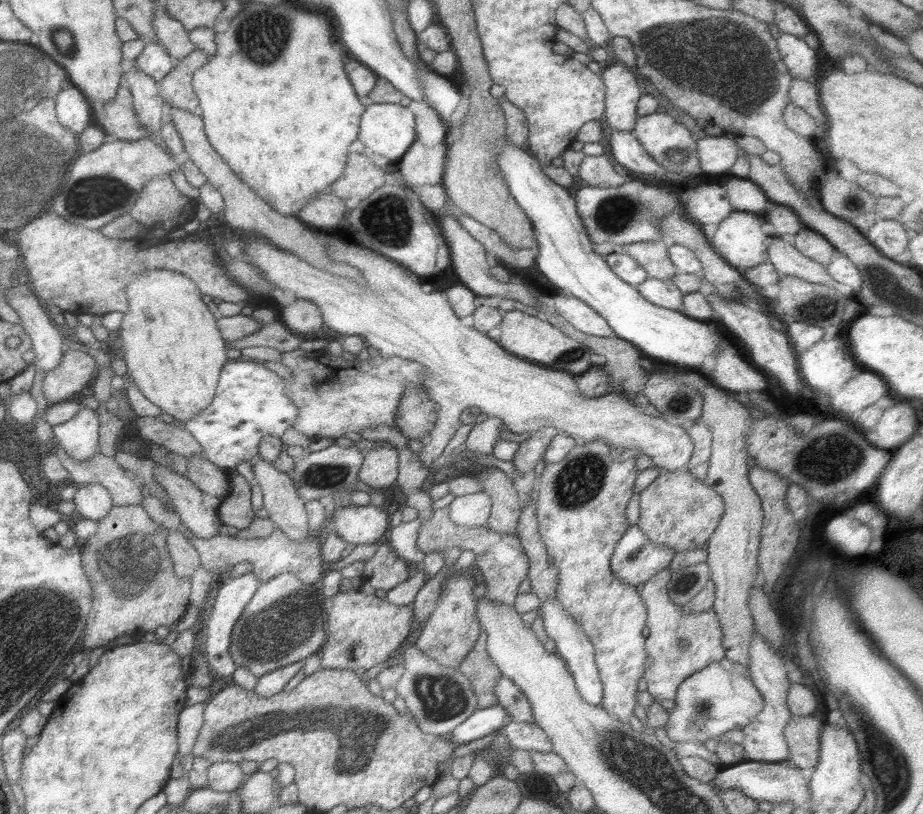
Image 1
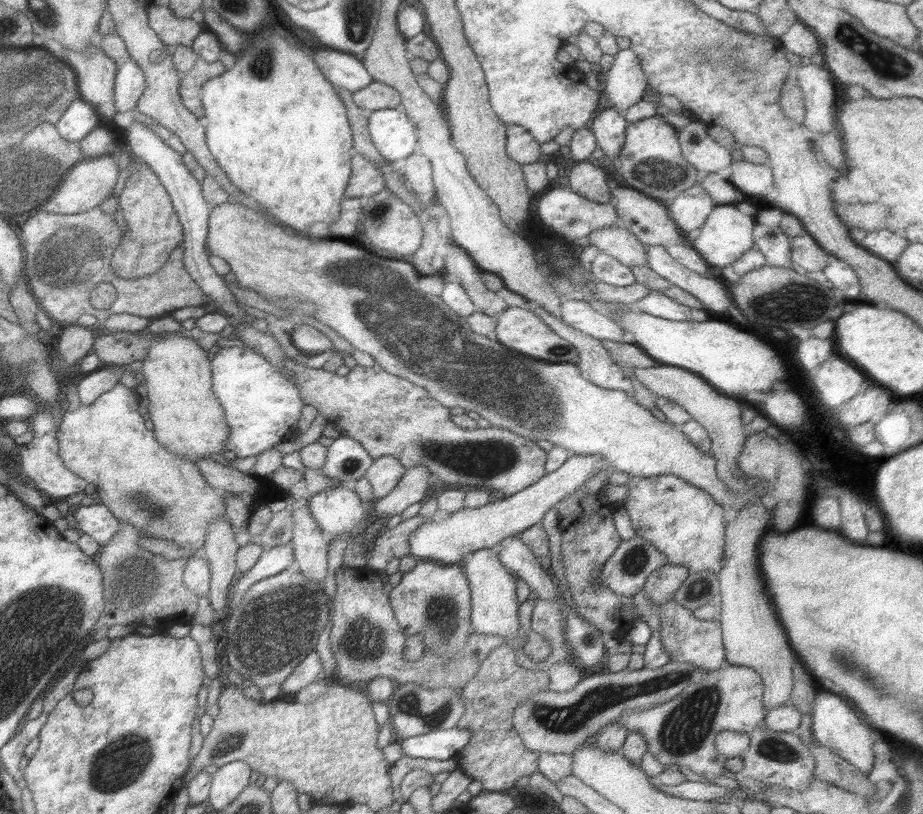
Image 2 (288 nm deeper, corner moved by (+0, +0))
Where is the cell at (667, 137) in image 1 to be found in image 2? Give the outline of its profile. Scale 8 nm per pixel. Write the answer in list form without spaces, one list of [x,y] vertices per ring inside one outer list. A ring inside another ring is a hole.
[[[637,102],[625,110],[627,134],[625,144],[621,146],[619,154],[611,158],[611,166],[617,172],[617,180],[621,178],[627,188],[643,192],[651,200],[669,204],[681,192],[695,186],[697,168],[693,168],[681,154],[677,142],[677,130],[663,122],[663,116],[657,116],[657,108],[651,102]]]

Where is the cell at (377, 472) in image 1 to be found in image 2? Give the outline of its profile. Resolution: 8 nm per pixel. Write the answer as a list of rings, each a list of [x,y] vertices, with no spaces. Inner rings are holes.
[[[381,456],[373,460],[373,464],[367,468],[365,478],[373,488],[375,500],[387,496],[391,490],[395,490],[397,482],[403,478],[407,468],[401,466],[401,462],[393,456]]]

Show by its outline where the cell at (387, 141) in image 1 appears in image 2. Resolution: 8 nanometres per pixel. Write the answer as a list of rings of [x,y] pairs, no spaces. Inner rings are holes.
[[[401,108],[375,110],[367,120],[371,142],[385,160],[401,166],[401,162],[415,152],[417,128]]]

